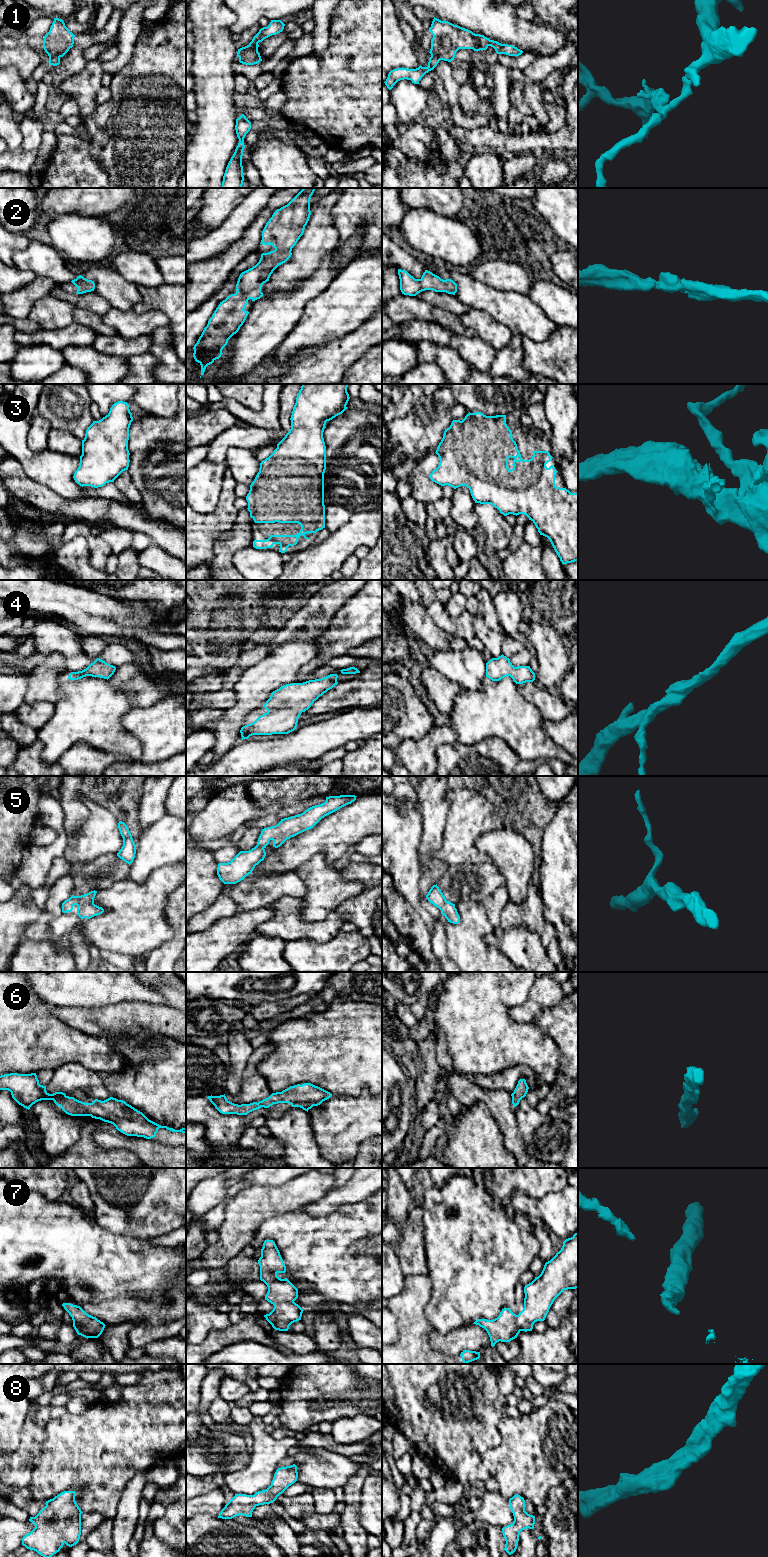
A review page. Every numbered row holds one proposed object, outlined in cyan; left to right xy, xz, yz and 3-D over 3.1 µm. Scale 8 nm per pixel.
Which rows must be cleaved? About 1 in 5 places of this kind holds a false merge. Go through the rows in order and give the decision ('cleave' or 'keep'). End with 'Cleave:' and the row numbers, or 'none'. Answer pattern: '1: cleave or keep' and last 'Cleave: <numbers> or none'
1: cleave
2: keep
3: keep
4: keep
5: keep
6: keep
7: keep
8: keep
Cleave: 1

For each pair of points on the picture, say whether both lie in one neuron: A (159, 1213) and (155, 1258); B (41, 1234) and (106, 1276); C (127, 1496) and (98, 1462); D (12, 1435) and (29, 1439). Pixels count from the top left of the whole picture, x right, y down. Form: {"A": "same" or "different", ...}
{"A": "different", "B": "same", "C": "different", "D": "different"}

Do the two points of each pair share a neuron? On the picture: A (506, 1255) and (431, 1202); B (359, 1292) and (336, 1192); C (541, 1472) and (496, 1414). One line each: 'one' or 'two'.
A: one
B: two
C: two

